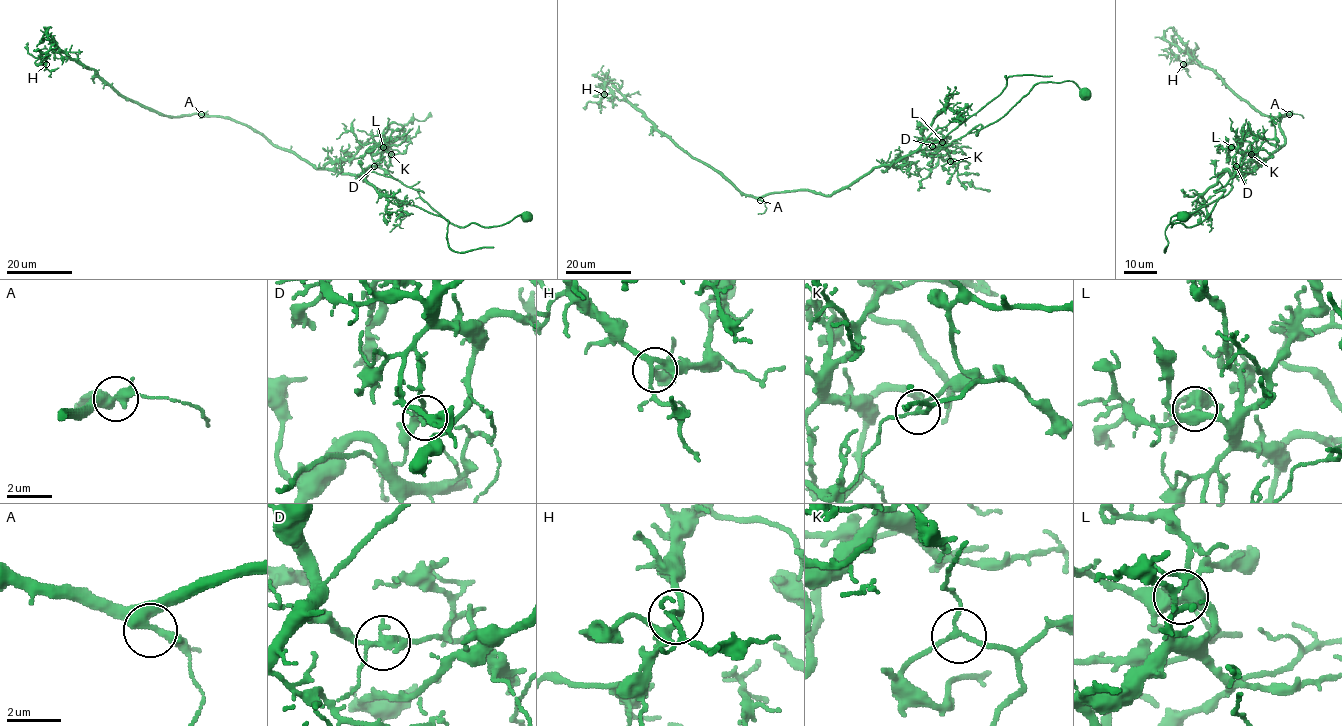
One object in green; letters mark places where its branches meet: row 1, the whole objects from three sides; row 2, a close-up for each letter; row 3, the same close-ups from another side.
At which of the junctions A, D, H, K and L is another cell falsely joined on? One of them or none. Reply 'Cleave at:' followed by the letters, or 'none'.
Cleave at: D

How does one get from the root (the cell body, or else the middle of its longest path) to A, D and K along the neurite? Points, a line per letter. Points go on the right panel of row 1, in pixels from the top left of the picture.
A: (1182, 216), (1171, 227), (1201, 222), (1223, 193), (1215, 190), (1285, 143), (1280, 121), (1289, 114)
D: (1182, 216), (1170, 218), (1171, 227), (1201, 222), (1223, 193), (1214, 191), (1239, 169), (1233, 160), (1236, 166)
K: (1182, 216), (1170, 218), (1171, 227), (1201, 222), (1223, 193), (1214, 191), (1251, 154)

